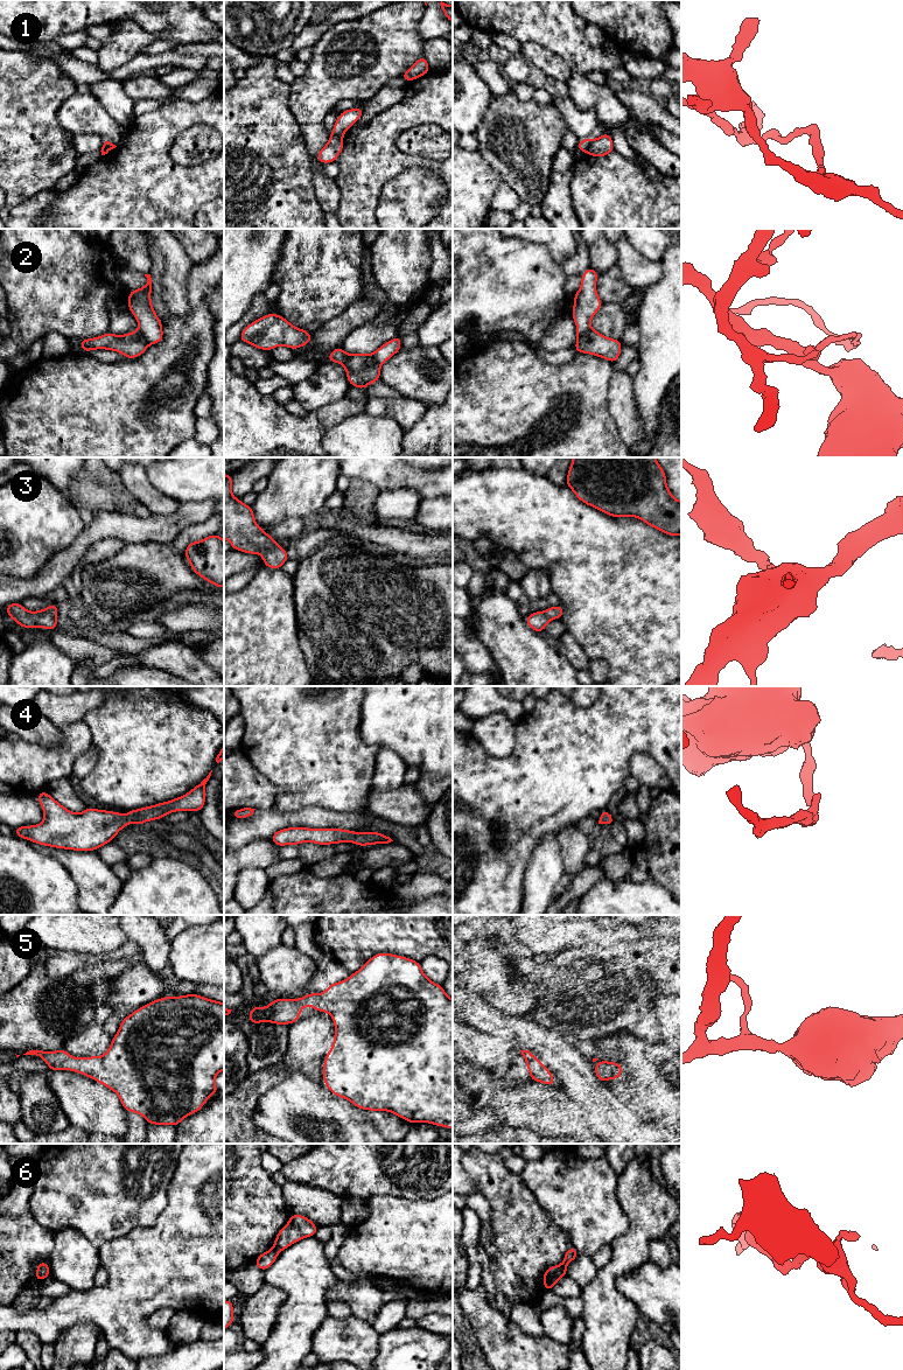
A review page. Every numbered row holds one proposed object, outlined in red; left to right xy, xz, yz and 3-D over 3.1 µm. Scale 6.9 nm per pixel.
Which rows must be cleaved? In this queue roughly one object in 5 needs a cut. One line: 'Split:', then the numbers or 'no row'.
Split: 1, 2, 6

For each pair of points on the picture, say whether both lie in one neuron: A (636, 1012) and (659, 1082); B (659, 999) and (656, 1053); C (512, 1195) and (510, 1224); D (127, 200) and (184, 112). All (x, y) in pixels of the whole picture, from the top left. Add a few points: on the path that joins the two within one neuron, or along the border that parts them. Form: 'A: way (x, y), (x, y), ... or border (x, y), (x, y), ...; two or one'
A: border (618, 1034), (631, 1032), (649, 1042), (658, 1040); two
B: border (659, 1039), (669, 1047); two
C: way (512, 1202), (512, 1217); one
D: way (139, 177), (146, 151), (162, 134); one

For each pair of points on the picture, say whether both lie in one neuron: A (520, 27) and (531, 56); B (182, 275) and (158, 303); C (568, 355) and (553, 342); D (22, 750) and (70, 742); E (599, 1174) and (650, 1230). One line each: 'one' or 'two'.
A: two
B: two
C: two
D: one
E: two

